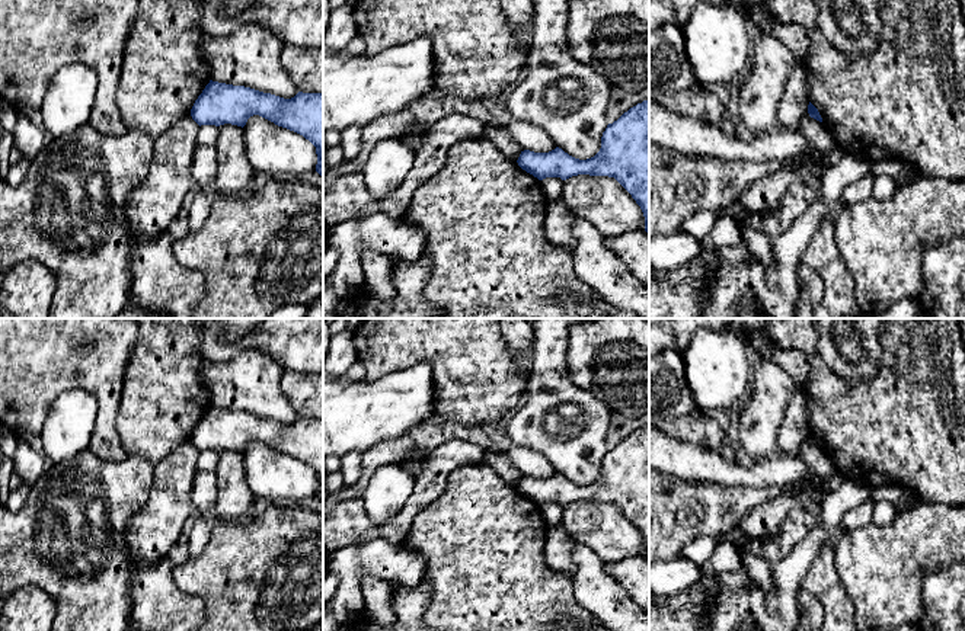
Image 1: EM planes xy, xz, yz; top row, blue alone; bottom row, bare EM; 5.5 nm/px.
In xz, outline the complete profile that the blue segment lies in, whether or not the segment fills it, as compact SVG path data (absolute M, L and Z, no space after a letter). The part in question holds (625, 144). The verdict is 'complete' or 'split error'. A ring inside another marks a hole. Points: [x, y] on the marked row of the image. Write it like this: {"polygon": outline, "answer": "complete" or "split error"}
{"polygon": "M649 99L608 124L600 151L579 160L556 147L549 153L521 151L518 166L539 180L578 174L614 177L636 201L649 234Z", "answer": "complete"}

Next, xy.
{"polygon": "M210 80L202 93L195 100L191 116L201 125L231 124L245 126L247 119L259 115L278 126L287 128L303 135L316 147L316 172L323 177L323 95L298 92L291 99L284 99L271 93L263 93L245 86L233 86Z", "answer": "complete"}

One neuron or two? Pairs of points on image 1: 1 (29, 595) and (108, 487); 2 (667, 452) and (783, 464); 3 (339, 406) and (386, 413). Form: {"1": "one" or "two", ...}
{"1": "two", "2": "one", "3": "one"}

